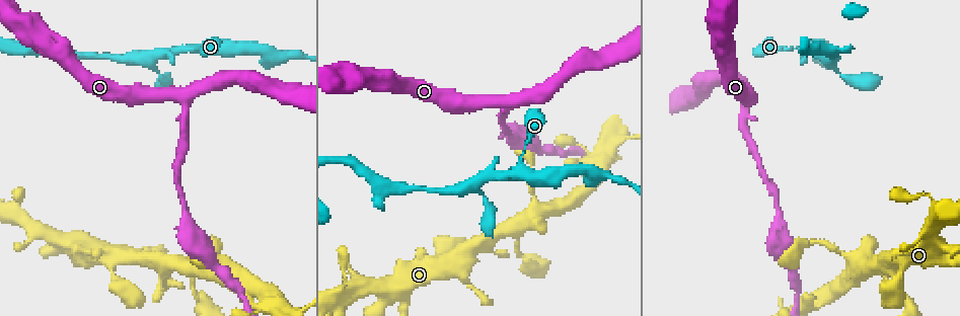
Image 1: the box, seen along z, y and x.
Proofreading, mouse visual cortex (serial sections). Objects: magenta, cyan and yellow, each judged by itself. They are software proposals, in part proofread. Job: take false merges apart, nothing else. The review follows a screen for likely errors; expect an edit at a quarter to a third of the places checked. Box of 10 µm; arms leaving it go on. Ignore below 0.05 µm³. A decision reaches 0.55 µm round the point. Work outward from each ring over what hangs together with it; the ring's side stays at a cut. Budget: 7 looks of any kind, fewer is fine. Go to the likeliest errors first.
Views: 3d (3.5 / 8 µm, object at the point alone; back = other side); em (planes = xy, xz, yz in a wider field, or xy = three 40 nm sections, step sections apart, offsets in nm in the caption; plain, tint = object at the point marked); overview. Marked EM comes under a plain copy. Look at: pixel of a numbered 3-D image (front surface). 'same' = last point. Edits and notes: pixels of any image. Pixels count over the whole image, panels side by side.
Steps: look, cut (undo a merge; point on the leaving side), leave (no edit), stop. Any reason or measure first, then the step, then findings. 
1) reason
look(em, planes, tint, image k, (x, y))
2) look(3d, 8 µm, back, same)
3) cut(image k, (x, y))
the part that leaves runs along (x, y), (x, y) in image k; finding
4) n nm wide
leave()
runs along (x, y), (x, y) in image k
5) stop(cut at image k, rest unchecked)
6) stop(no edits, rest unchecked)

look(3d, 3.5 µm, image 1, (521, 171))

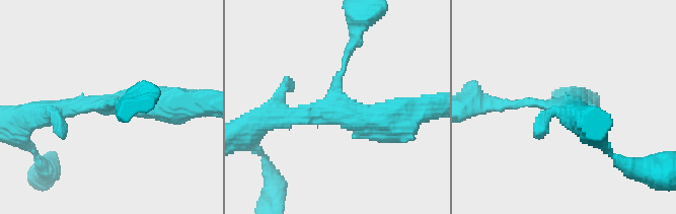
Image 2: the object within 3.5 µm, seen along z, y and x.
shape alone is not enough
look(em, xy, step 2, tint, image 2, (109, 105))

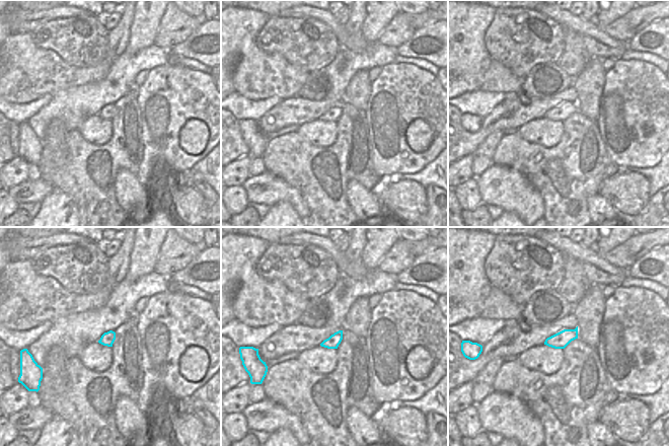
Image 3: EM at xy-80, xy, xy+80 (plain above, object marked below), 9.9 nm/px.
arms of 150, 250, 450 nm
leave()
runs along (130, 103), (86, 103), (43, 113) in image 2; all the same cell

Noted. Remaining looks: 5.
a fork
look(3d, 3.5 µm, back, image 1, (271, 55))

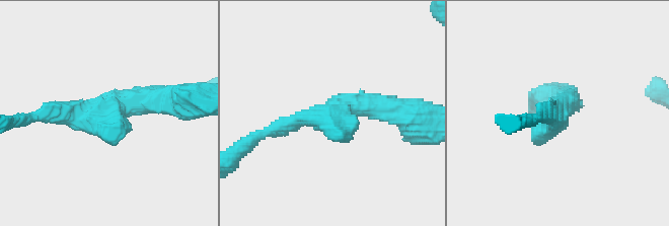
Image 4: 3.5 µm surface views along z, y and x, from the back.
now the EM
look(em, xy, step 5, tint, image 4, (559, 114))

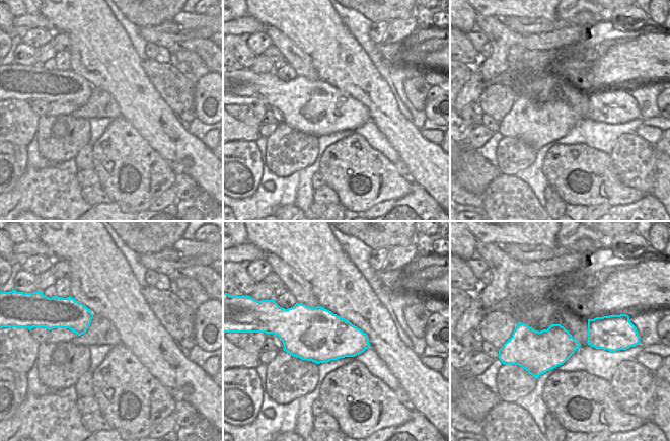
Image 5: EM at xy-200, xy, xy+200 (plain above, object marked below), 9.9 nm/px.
550 nm wide
leave()
runs along (395, 109), (349, 104), (268, 131) in image 4; continuous, no second cell

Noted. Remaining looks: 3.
three-way junction
look(3d, 8 µm, image 1, (183, 99))

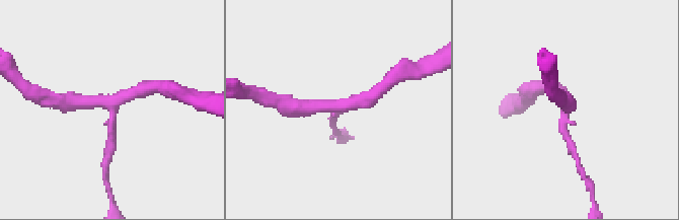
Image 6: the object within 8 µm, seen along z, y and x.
closer look
look(3d, 3.5 µm, same)

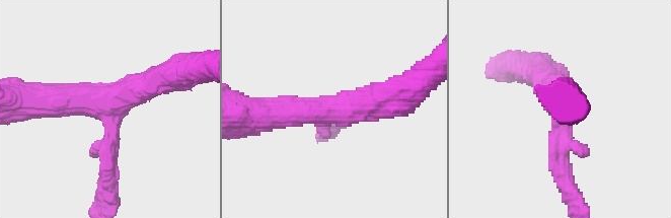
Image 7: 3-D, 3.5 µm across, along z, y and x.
now the EM
look(em, xy, step 5, tint, image 7, (107, 109))

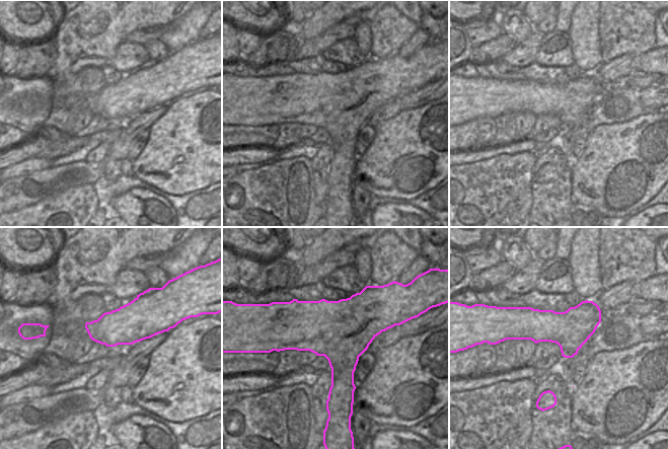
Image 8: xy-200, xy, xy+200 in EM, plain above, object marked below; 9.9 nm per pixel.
leave()
runs along (38, 101), (106, 107), (165, 79) in image 7; all the same cell

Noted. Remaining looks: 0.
stop(no edits, rest unchecked)

